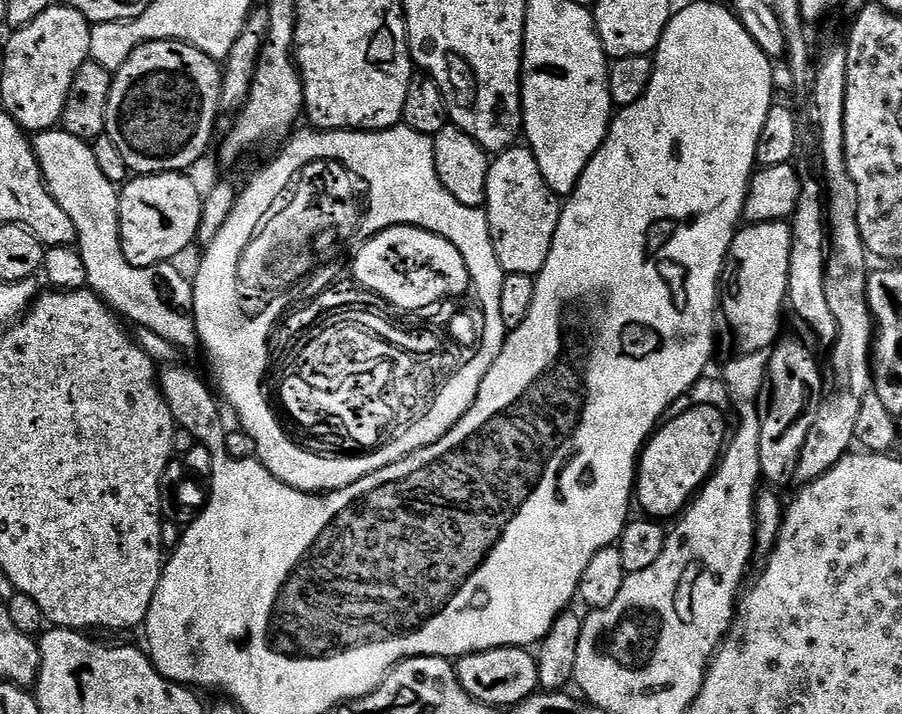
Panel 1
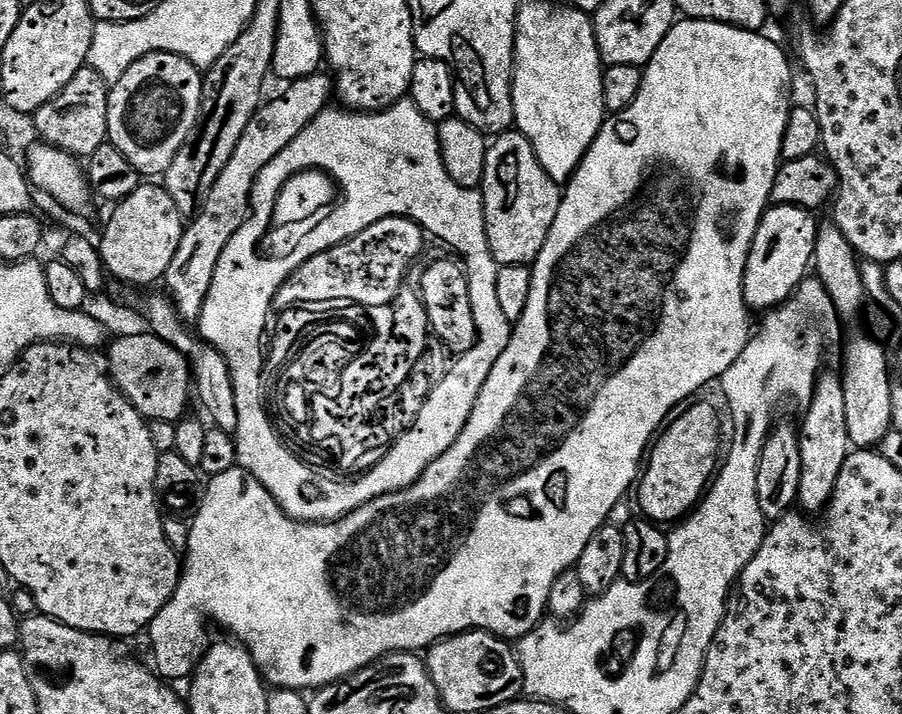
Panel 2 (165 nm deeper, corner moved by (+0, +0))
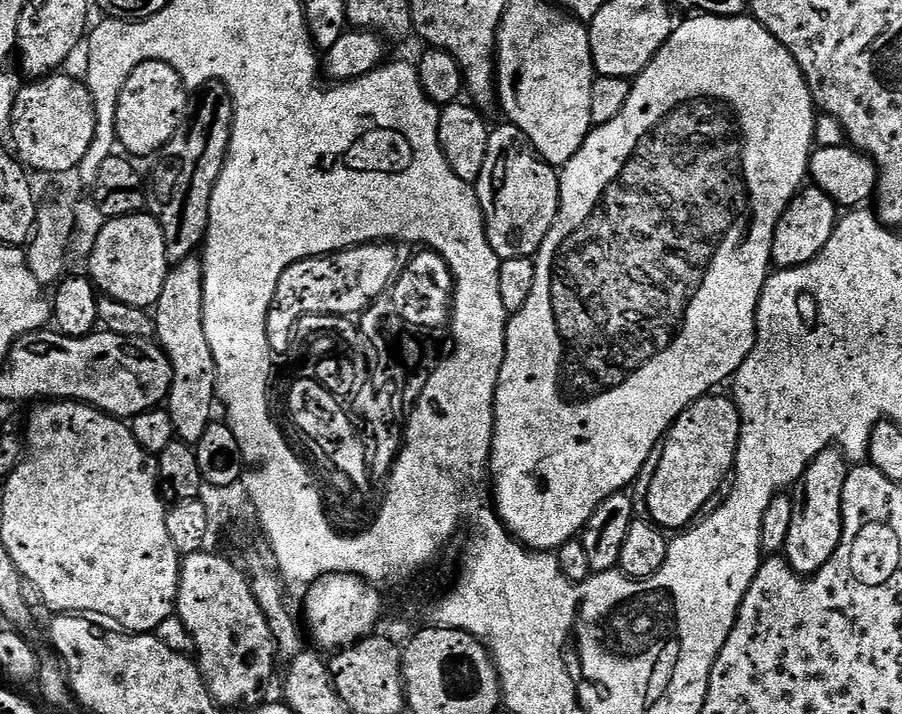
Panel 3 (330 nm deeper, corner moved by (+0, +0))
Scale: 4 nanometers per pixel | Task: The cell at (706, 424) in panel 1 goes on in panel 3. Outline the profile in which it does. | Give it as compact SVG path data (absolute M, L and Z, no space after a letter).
M716 395L698 397L672 423L663 437L658 452L660 461L648 484L647 513L651 523L661 529L687 529L705 511L704 503L719 490L724 479L724 483L729 479L733 471L736 446L740 440L740 416L735 403L727 395Z

